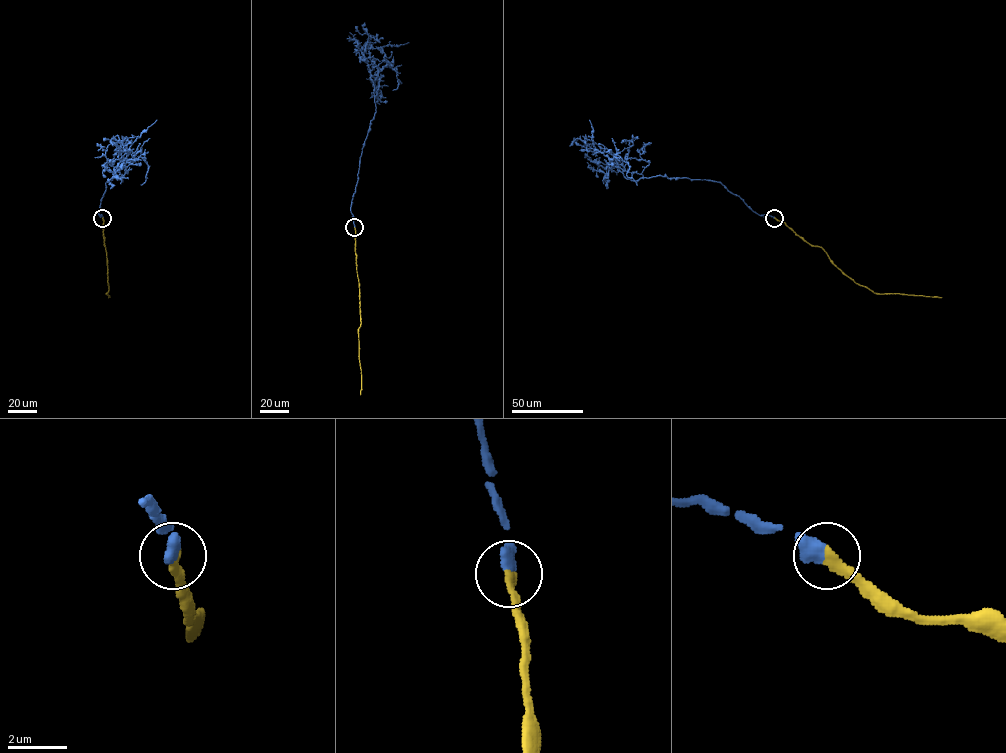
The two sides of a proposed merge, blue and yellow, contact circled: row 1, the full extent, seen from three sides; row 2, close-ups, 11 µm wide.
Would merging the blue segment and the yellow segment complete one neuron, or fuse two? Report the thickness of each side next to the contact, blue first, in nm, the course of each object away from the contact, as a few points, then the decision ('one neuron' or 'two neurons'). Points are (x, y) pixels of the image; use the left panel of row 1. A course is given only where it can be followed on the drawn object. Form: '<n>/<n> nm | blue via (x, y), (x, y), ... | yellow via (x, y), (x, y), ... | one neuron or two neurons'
500/360 nm | blue via (102, 218), (98, 212), (105, 184), (123, 176), (118, 176), (121, 158), (116, 143), (105, 152), (104, 177) | yellow via (102, 218), (108, 297) | one neuron

